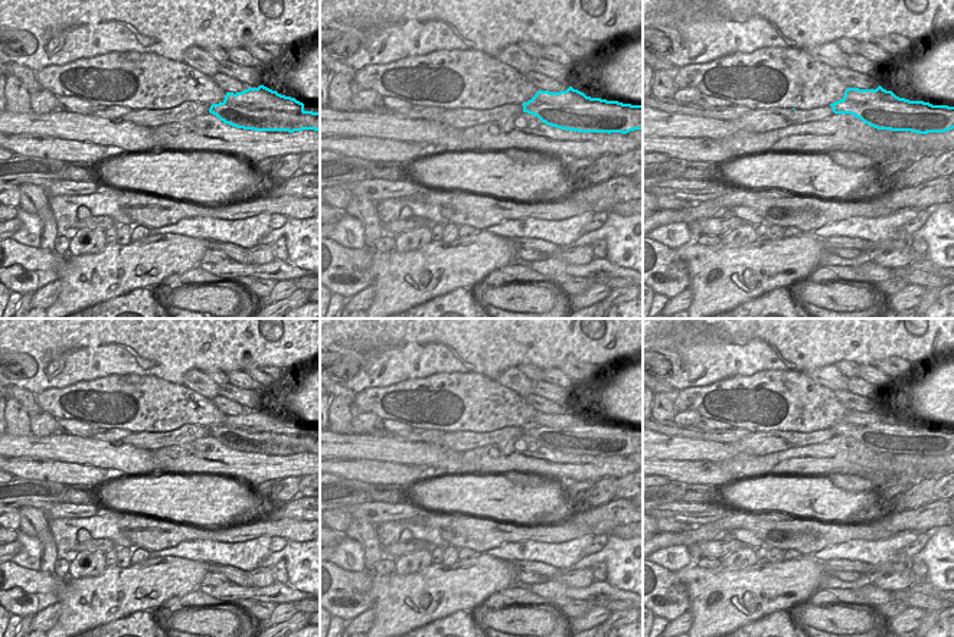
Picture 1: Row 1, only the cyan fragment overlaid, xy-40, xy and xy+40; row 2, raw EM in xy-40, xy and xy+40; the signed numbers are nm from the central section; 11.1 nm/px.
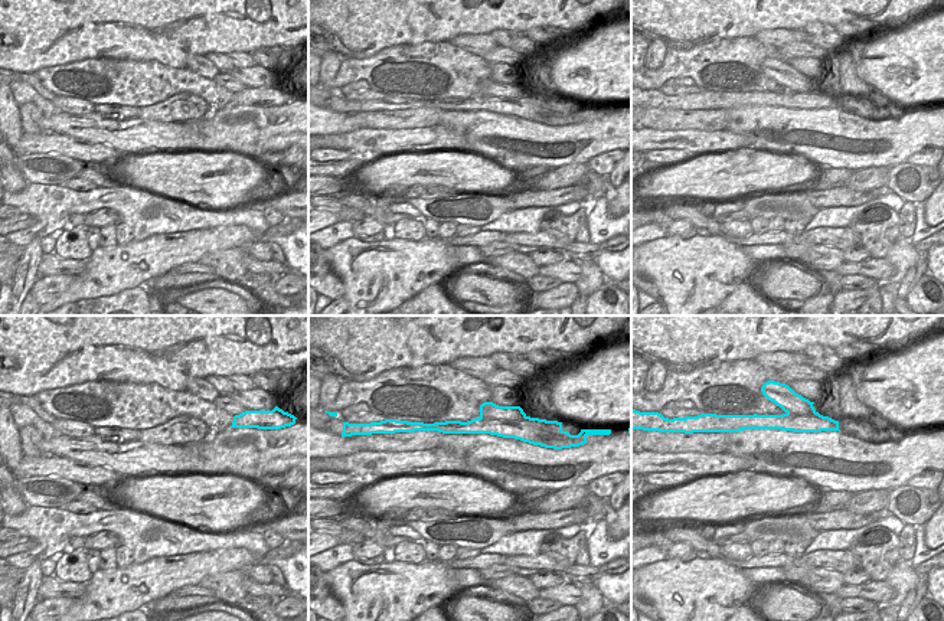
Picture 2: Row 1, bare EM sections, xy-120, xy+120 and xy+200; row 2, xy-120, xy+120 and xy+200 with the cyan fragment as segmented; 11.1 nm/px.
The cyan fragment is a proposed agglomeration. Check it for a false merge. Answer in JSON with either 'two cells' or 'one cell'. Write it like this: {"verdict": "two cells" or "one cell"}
{"verdict": "two cells"}

